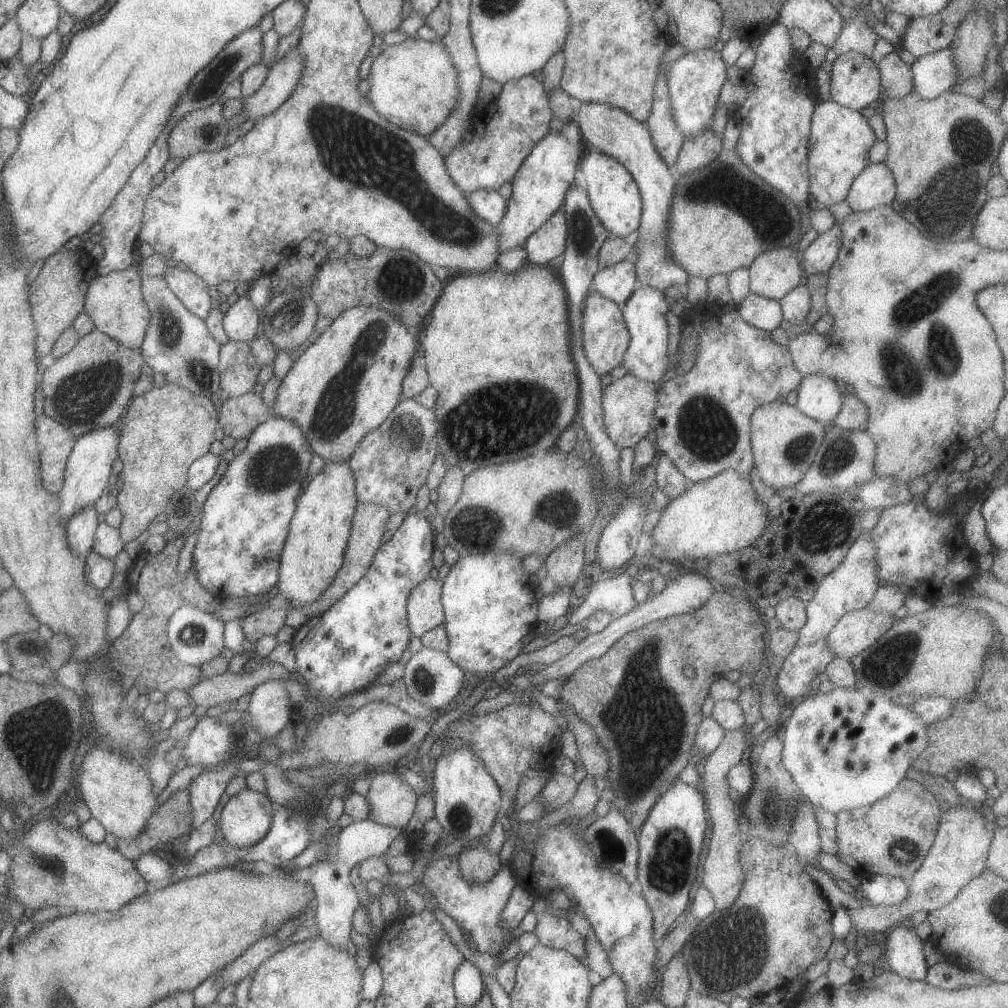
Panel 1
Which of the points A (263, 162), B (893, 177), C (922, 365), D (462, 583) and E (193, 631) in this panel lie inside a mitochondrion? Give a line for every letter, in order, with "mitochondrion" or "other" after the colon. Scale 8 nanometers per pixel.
A: other
B: other
C: mitochondrion
D: other
E: mitochondrion

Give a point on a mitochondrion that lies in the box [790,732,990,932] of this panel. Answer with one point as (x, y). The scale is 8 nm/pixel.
(902, 852)

